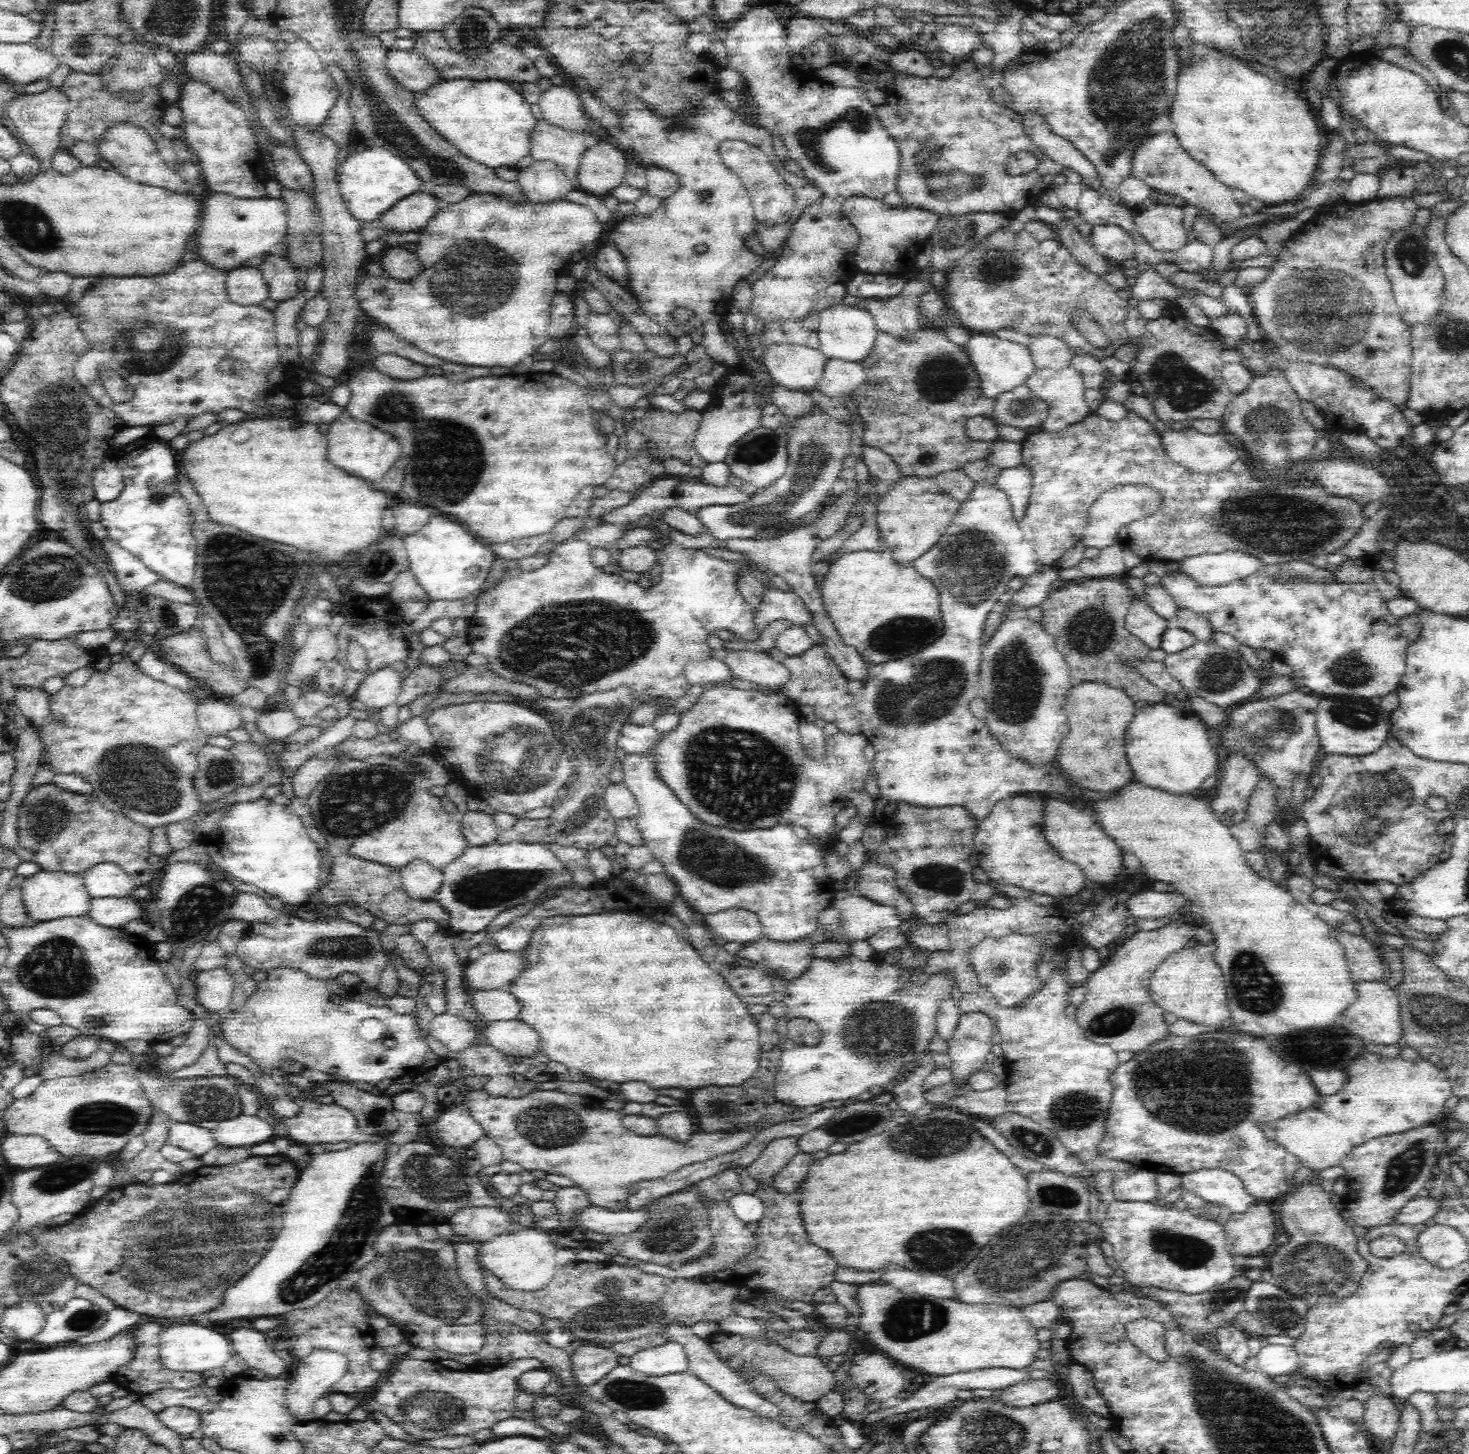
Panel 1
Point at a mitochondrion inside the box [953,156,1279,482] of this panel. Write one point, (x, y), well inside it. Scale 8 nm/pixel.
(1170, 377)

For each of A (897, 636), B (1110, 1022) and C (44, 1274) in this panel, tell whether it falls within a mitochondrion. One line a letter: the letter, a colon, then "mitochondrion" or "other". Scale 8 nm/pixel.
A: mitochondrion
B: mitochondrion
C: mitochondrion

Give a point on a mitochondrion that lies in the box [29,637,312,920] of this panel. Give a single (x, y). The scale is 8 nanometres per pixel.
(148, 781)

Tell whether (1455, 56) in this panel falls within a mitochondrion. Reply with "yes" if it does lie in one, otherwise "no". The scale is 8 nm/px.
yes

